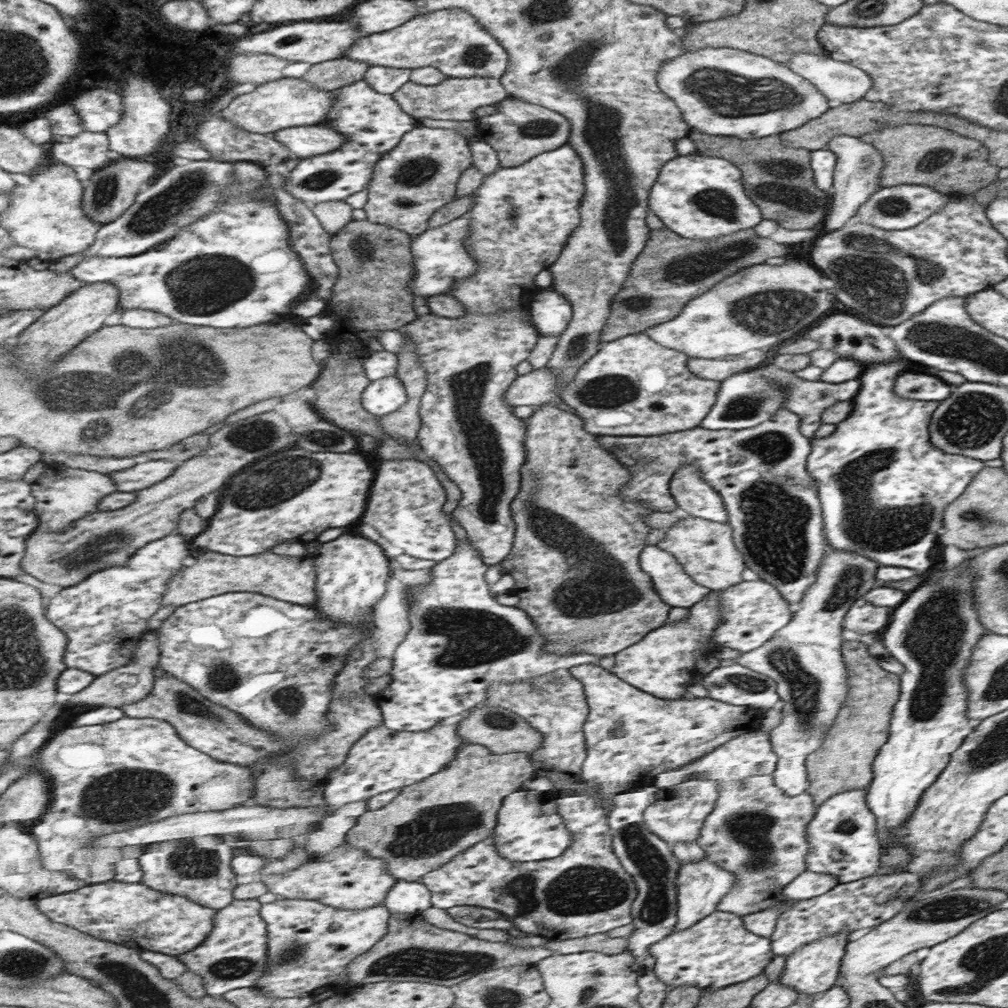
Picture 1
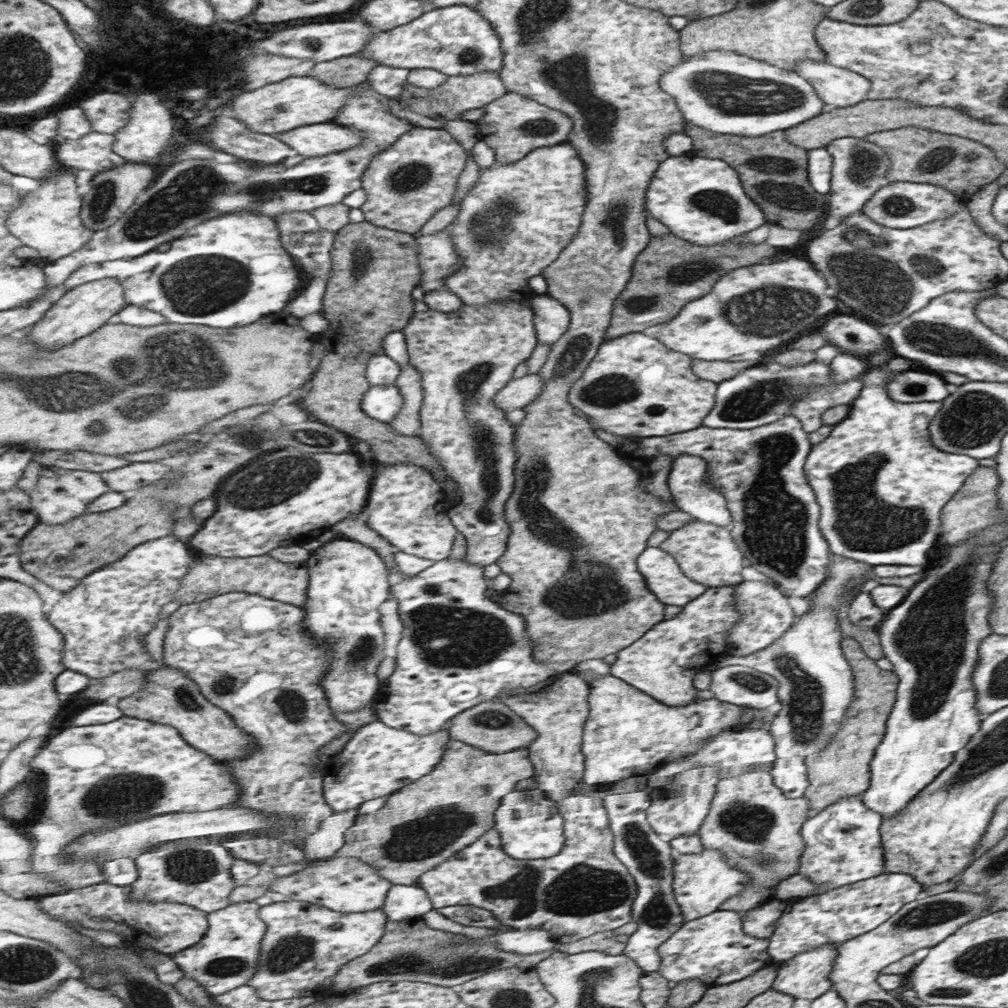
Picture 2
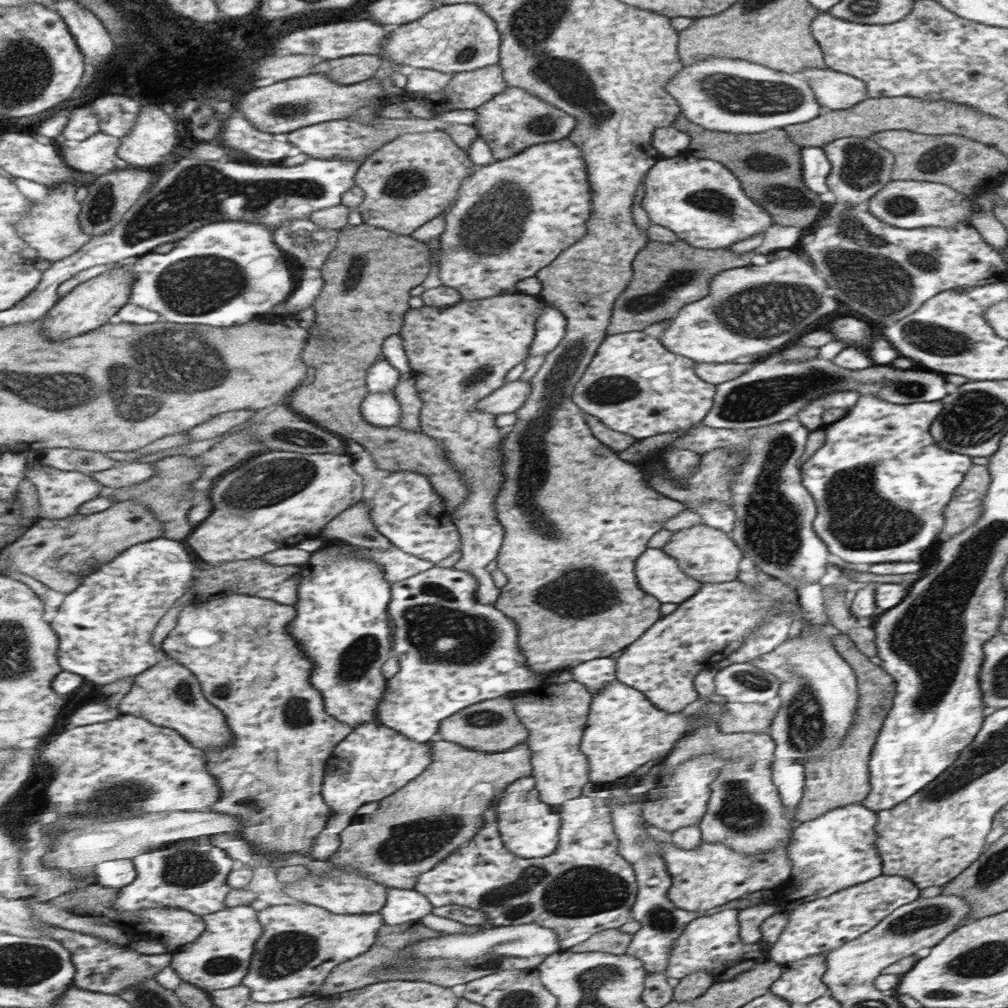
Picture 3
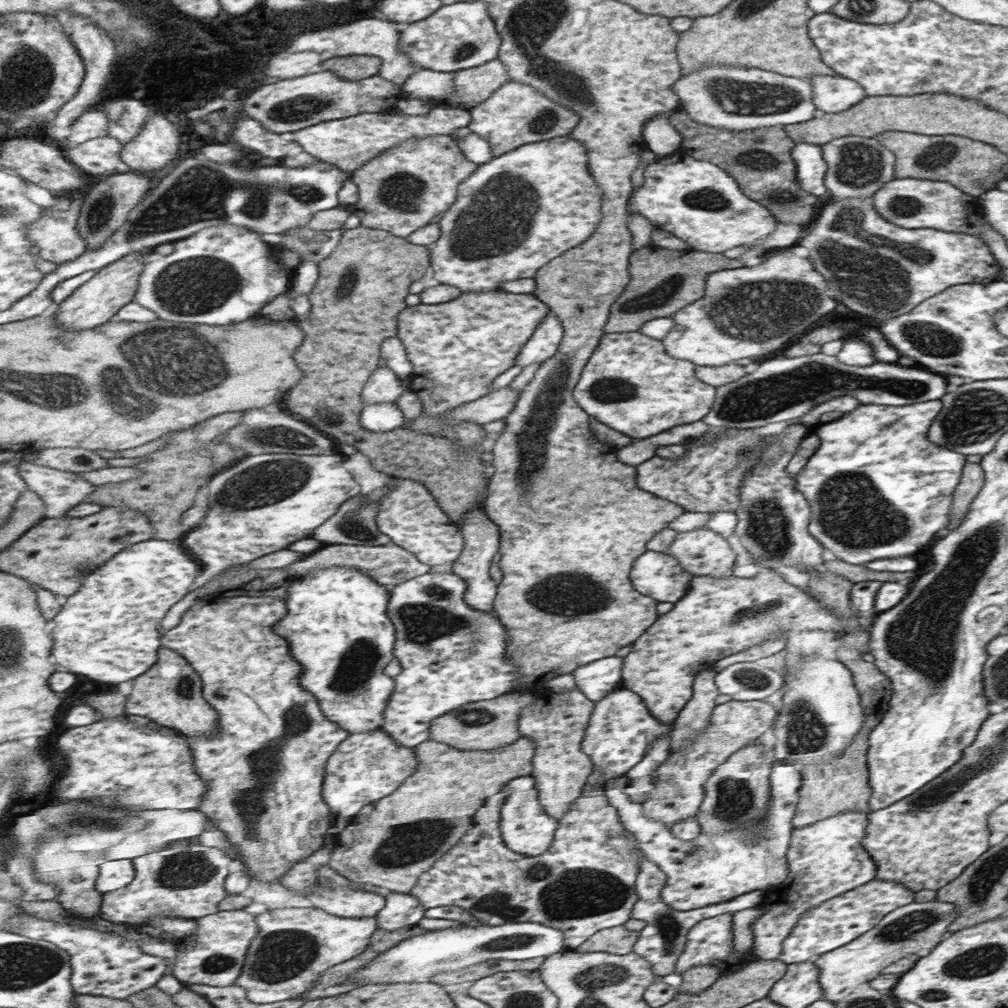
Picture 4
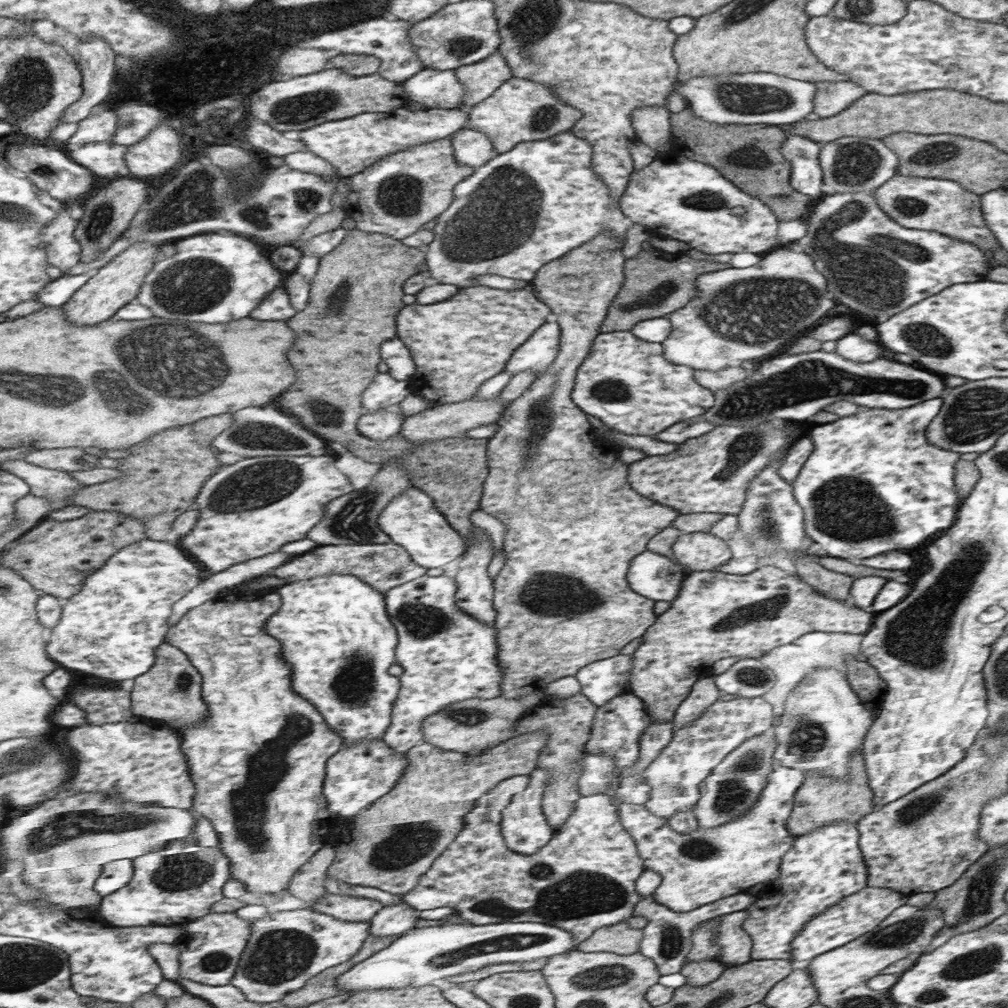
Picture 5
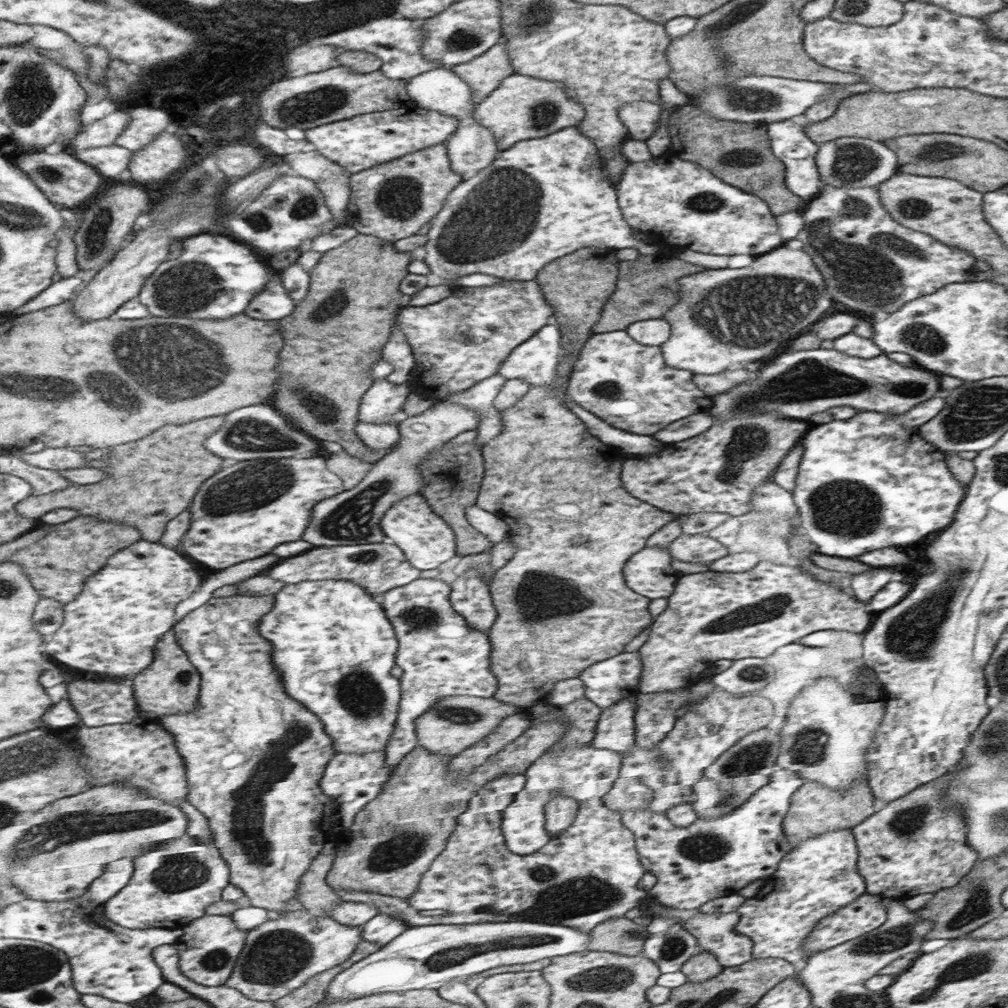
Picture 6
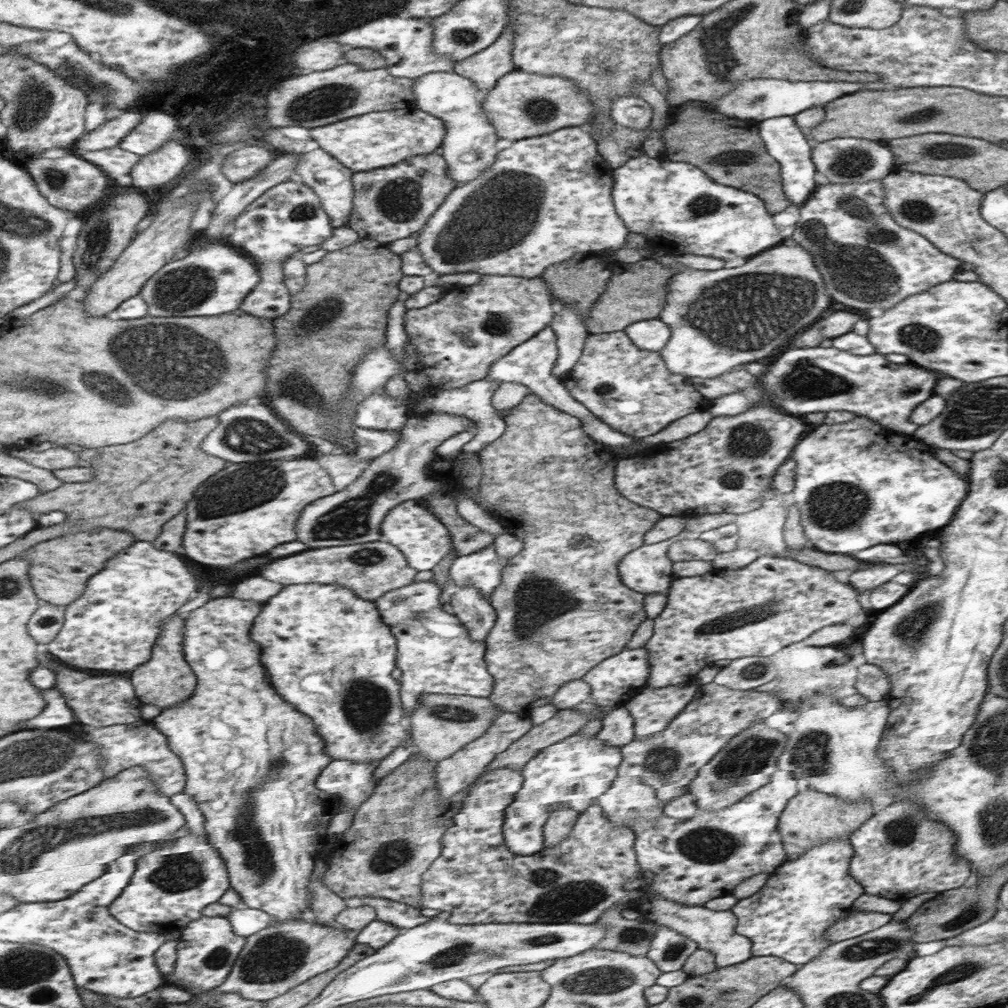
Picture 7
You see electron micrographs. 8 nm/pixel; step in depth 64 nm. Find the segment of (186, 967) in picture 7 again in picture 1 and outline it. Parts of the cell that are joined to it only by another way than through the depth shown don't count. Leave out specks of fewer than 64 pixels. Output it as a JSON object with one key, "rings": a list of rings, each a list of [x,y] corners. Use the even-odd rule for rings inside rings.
{"rings":[[[258,899],[236,900],[233,905],[218,911],[217,923],[210,938],[197,949],[179,956],[180,960],[187,964],[190,972],[205,978],[207,991],[211,996],[223,998],[232,990],[256,987],[270,973],[269,924],[262,916],[262,908],[262,902]]]}

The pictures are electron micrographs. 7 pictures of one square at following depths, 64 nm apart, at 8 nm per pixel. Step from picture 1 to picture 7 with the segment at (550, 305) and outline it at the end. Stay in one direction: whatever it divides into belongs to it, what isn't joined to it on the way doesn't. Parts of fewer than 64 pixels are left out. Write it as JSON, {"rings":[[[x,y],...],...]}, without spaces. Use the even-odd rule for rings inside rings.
{"rings":[[[546,326],[545,329],[542,329],[540,333],[530,338],[529,341],[522,342],[516,349],[506,353],[506,356],[502,357],[501,360],[494,361],[493,366],[490,368],[489,376],[486,376],[484,379],[486,381],[495,381],[499,384],[517,383],[528,387],[530,392],[540,396],[549,406],[556,407],[557,410],[564,411],[565,414],[573,415],[575,418],[580,419],[586,434],[604,446],[636,452],[646,449],[647,446],[642,445],[640,439],[612,430],[608,424],[601,422],[596,415],[592,414],[590,410],[587,410],[584,405],[577,402],[569,394],[568,388],[561,381],[562,379],[558,379],[554,374],[558,356],[560,356],[557,341],[557,332],[552,330],[551,326]]]}

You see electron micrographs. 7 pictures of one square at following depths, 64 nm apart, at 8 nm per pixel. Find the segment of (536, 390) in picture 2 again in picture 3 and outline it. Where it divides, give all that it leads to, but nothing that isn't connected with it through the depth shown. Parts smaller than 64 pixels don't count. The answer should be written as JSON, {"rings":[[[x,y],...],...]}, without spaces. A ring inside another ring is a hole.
{"rings":[[[529,381],[506,382],[489,397],[482,398],[477,410],[496,418],[503,414],[515,413],[529,397],[530,390]]]}

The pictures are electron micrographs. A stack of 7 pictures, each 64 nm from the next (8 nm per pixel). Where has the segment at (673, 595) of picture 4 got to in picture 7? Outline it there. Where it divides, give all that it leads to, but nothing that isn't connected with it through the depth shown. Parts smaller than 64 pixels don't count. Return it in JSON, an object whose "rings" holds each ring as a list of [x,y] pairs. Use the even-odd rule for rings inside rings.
{"rings":[[[683,531],[671,539],[644,544],[634,552],[628,554],[620,564],[620,574],[623,582],[632,590],[640,594],[650,593],[668,594],[670,583],[676,576],[672,571],[673,562],[668,558],[670,544],[680,539],[694,539],[697,534]]]}

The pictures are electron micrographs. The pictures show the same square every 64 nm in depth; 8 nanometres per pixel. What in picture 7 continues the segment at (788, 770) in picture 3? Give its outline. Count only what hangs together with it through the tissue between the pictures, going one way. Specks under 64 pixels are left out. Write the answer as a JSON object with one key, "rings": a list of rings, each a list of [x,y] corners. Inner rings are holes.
{"rings":[[[779,768],[768,784],[725,809],[699,809],[690,819],[670,818],[664,814],[656,820],[642,818],[634,822],[629,828],[635,832],[637,866],[641,868],[643,878],[652,879],[648,888],[662,898],[685,906],[703,906],[714,898],[731,895],[736,885],[756,874],[766,872],[771,876],[788,857],[784,840],[778,832],[778,821],[788,801],[796,796],[799,790],[800,780],[790,771]]]}

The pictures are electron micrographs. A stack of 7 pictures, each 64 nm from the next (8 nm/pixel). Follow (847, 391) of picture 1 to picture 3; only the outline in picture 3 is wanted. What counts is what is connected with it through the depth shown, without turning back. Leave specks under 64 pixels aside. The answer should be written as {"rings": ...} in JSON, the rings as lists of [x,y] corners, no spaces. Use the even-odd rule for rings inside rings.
{"rings":[[[838,392],[831,393],[819,400],[807,403],[805,409],[798,415],[800,422],[804,424],[810,432],[824,427],[822,416],[831,409],[850,410],[858,402],[856,392]]]}

